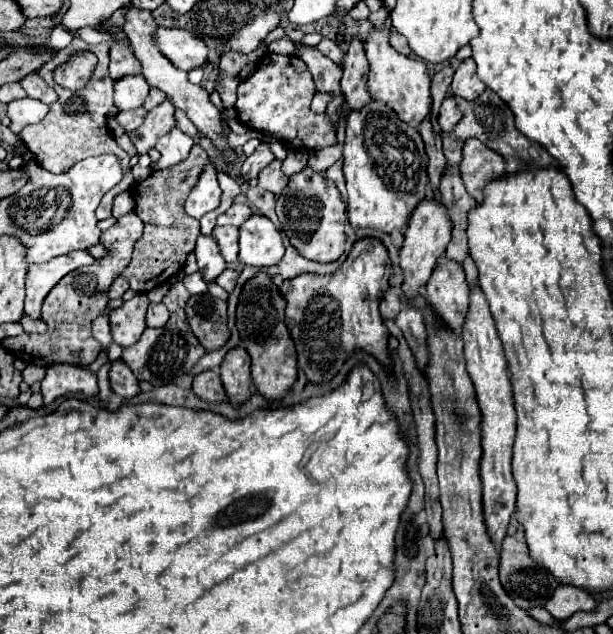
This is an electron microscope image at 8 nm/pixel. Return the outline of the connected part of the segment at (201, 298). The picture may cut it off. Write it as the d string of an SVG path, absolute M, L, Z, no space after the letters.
M211 294L191 296L185 306L187 322L205 350L223 346L229 338L227 330L227 302L213 298Z

